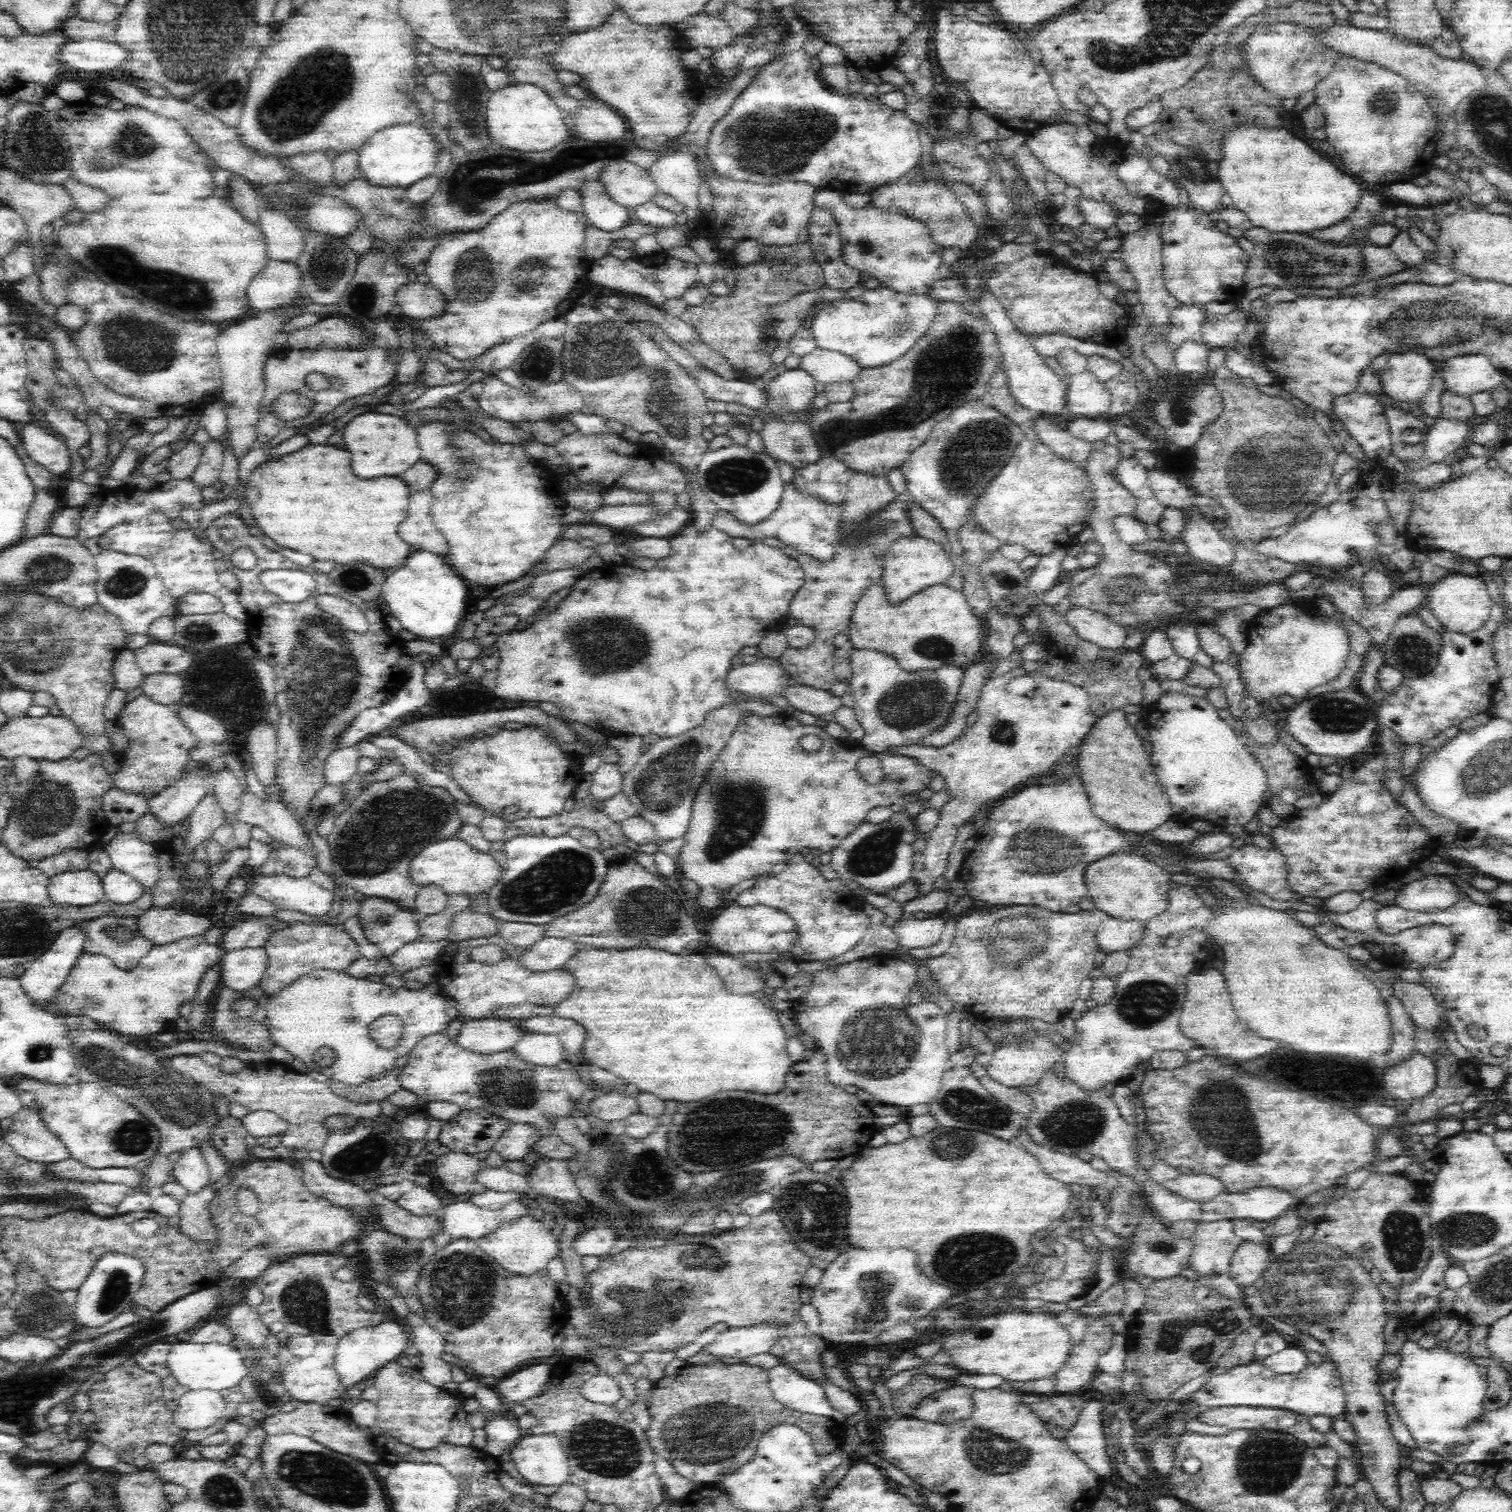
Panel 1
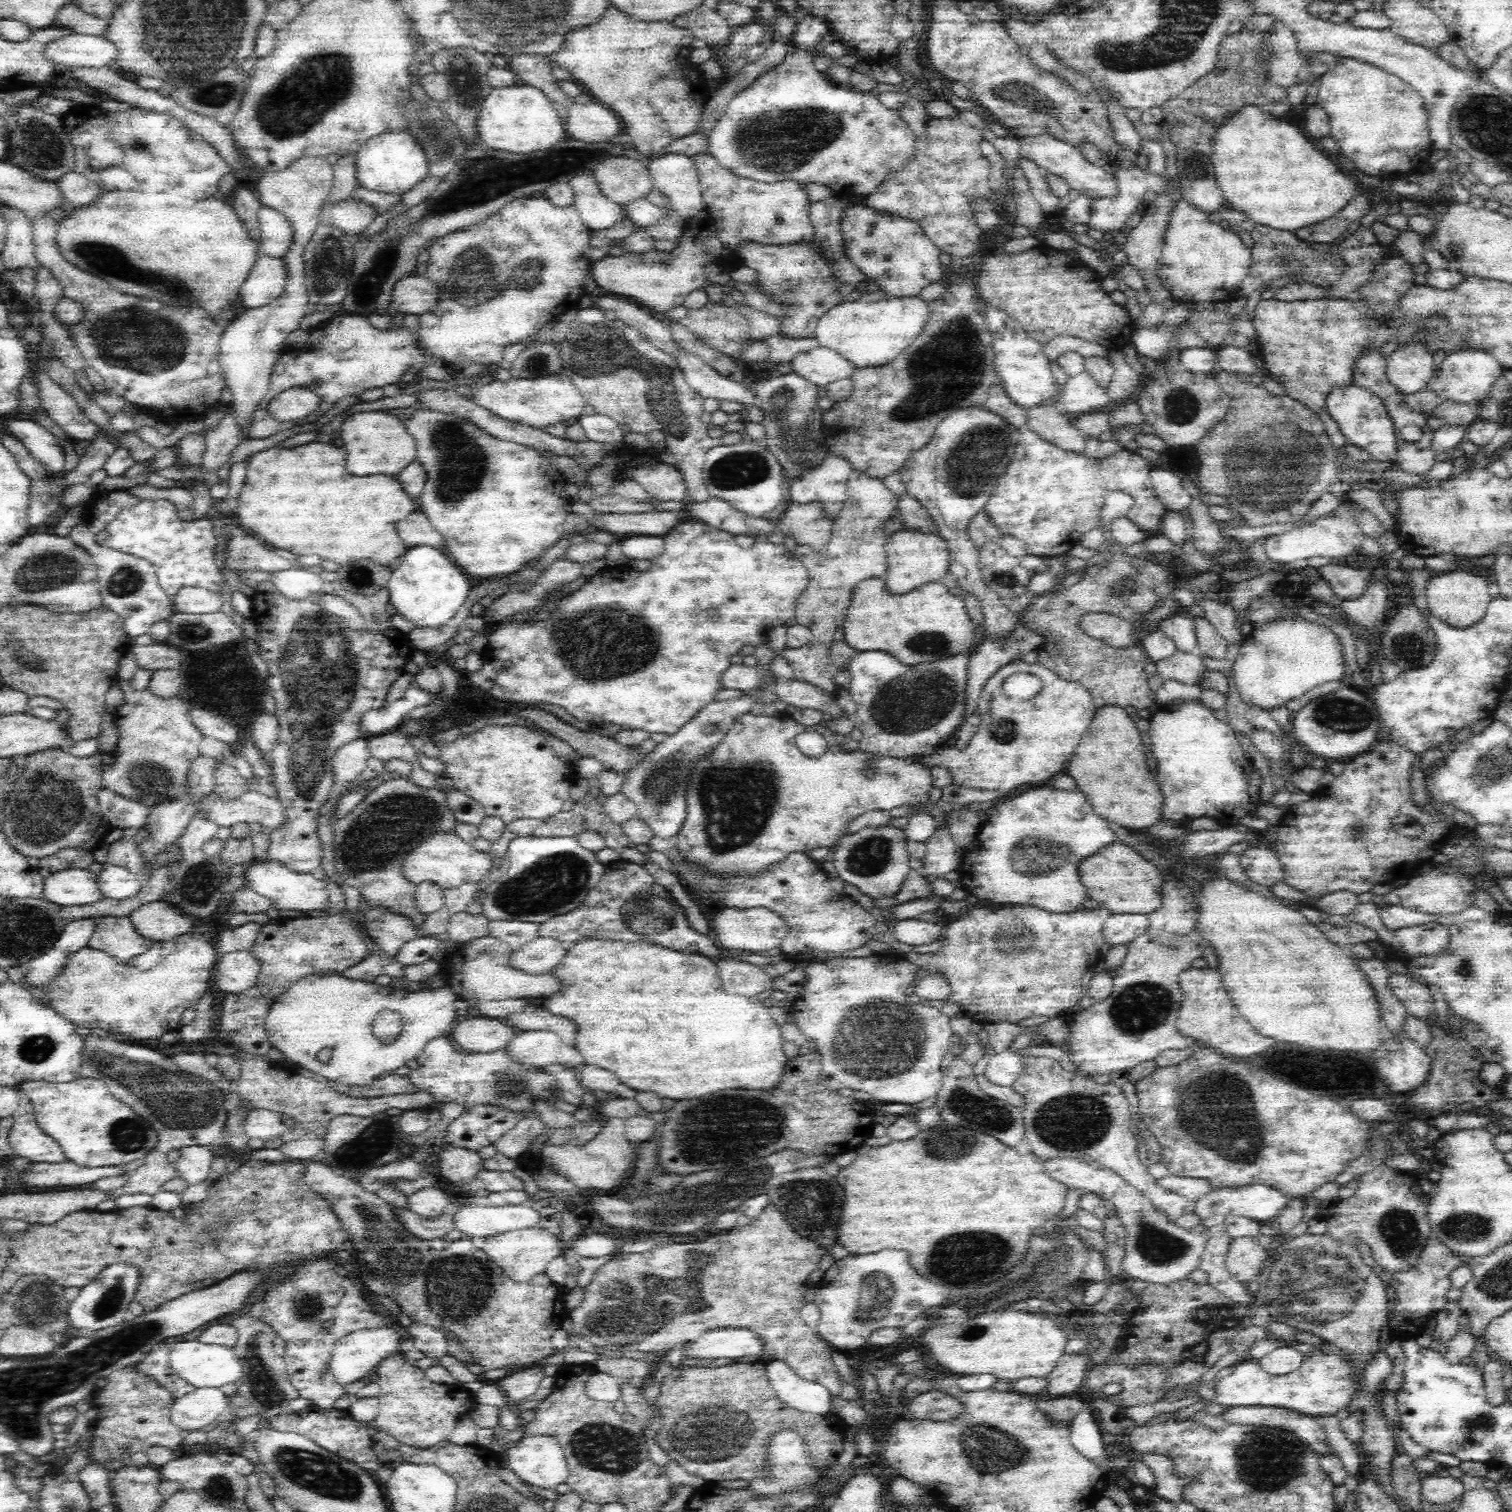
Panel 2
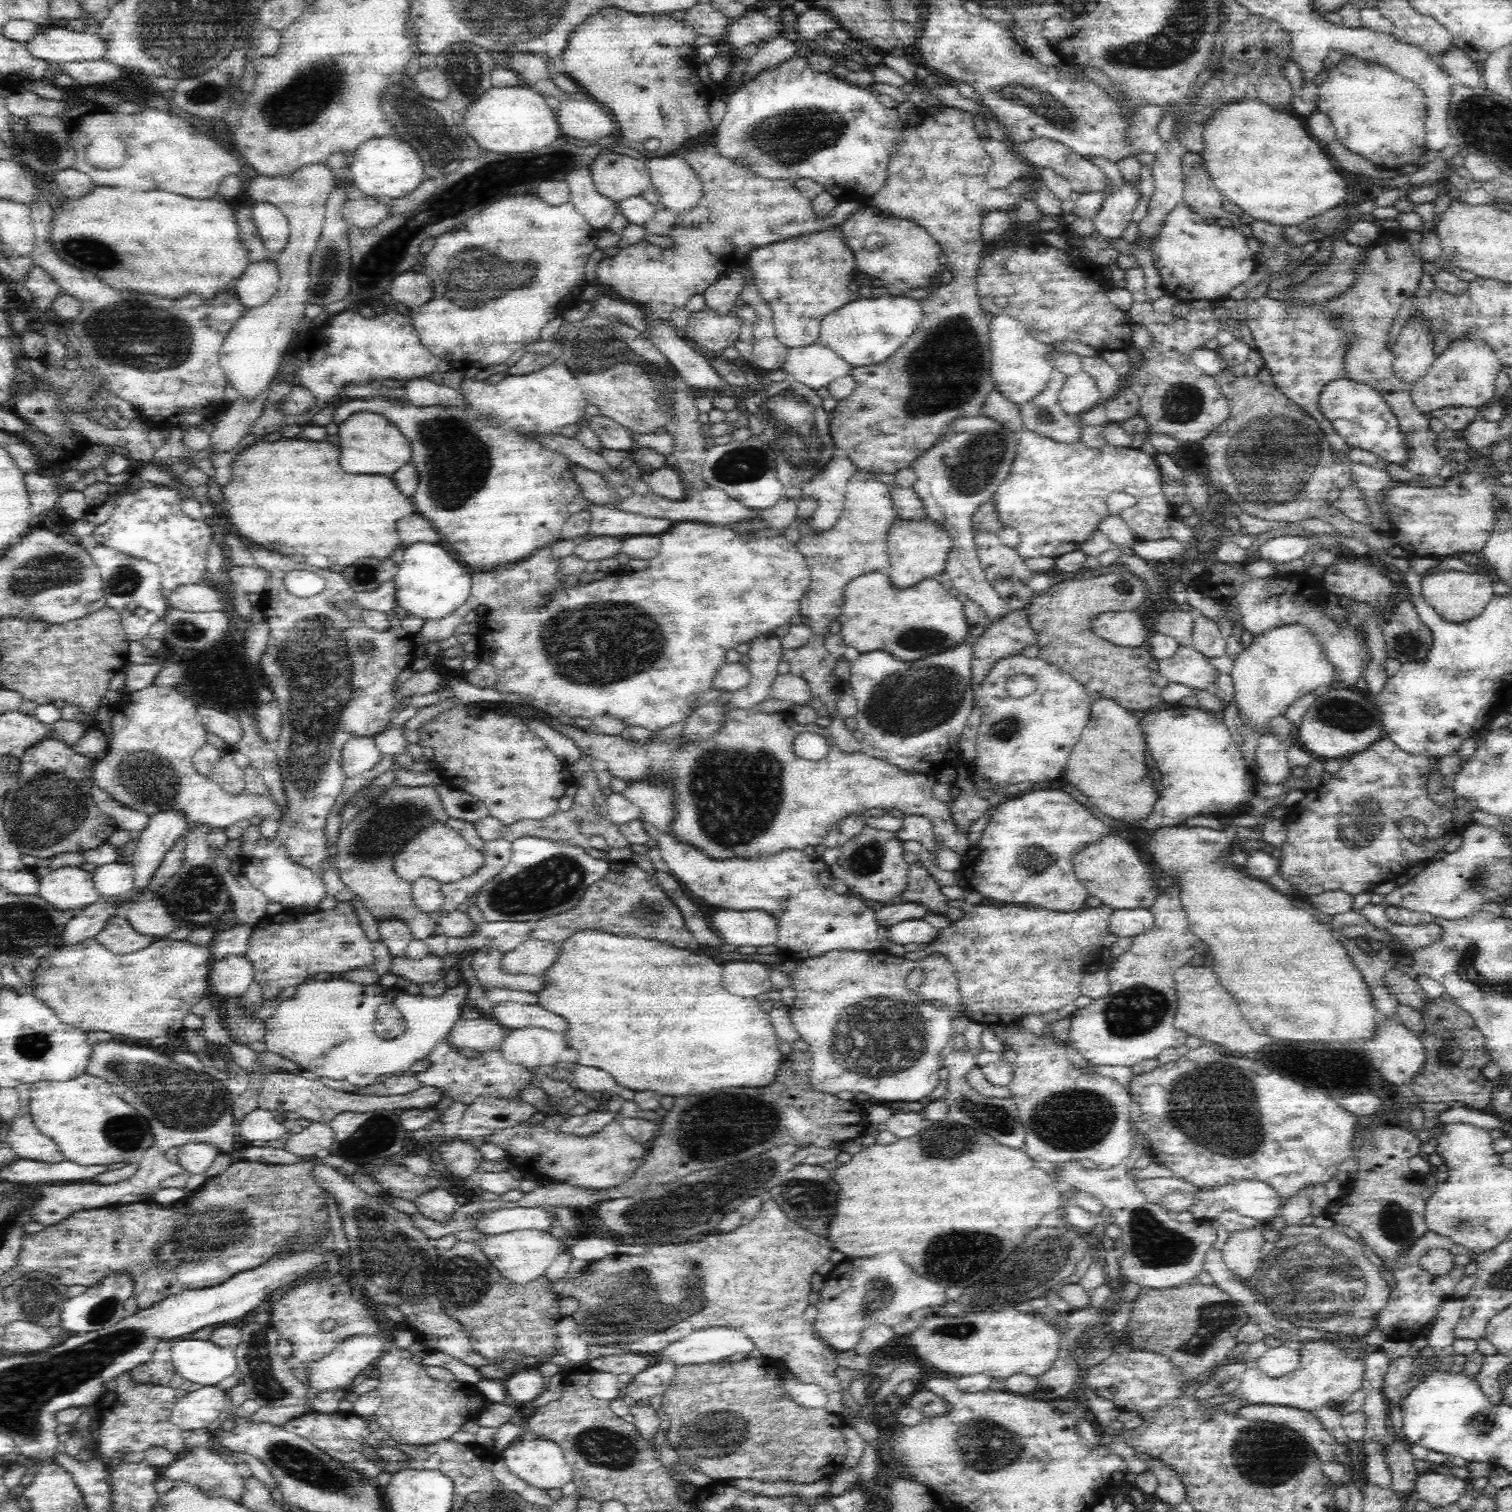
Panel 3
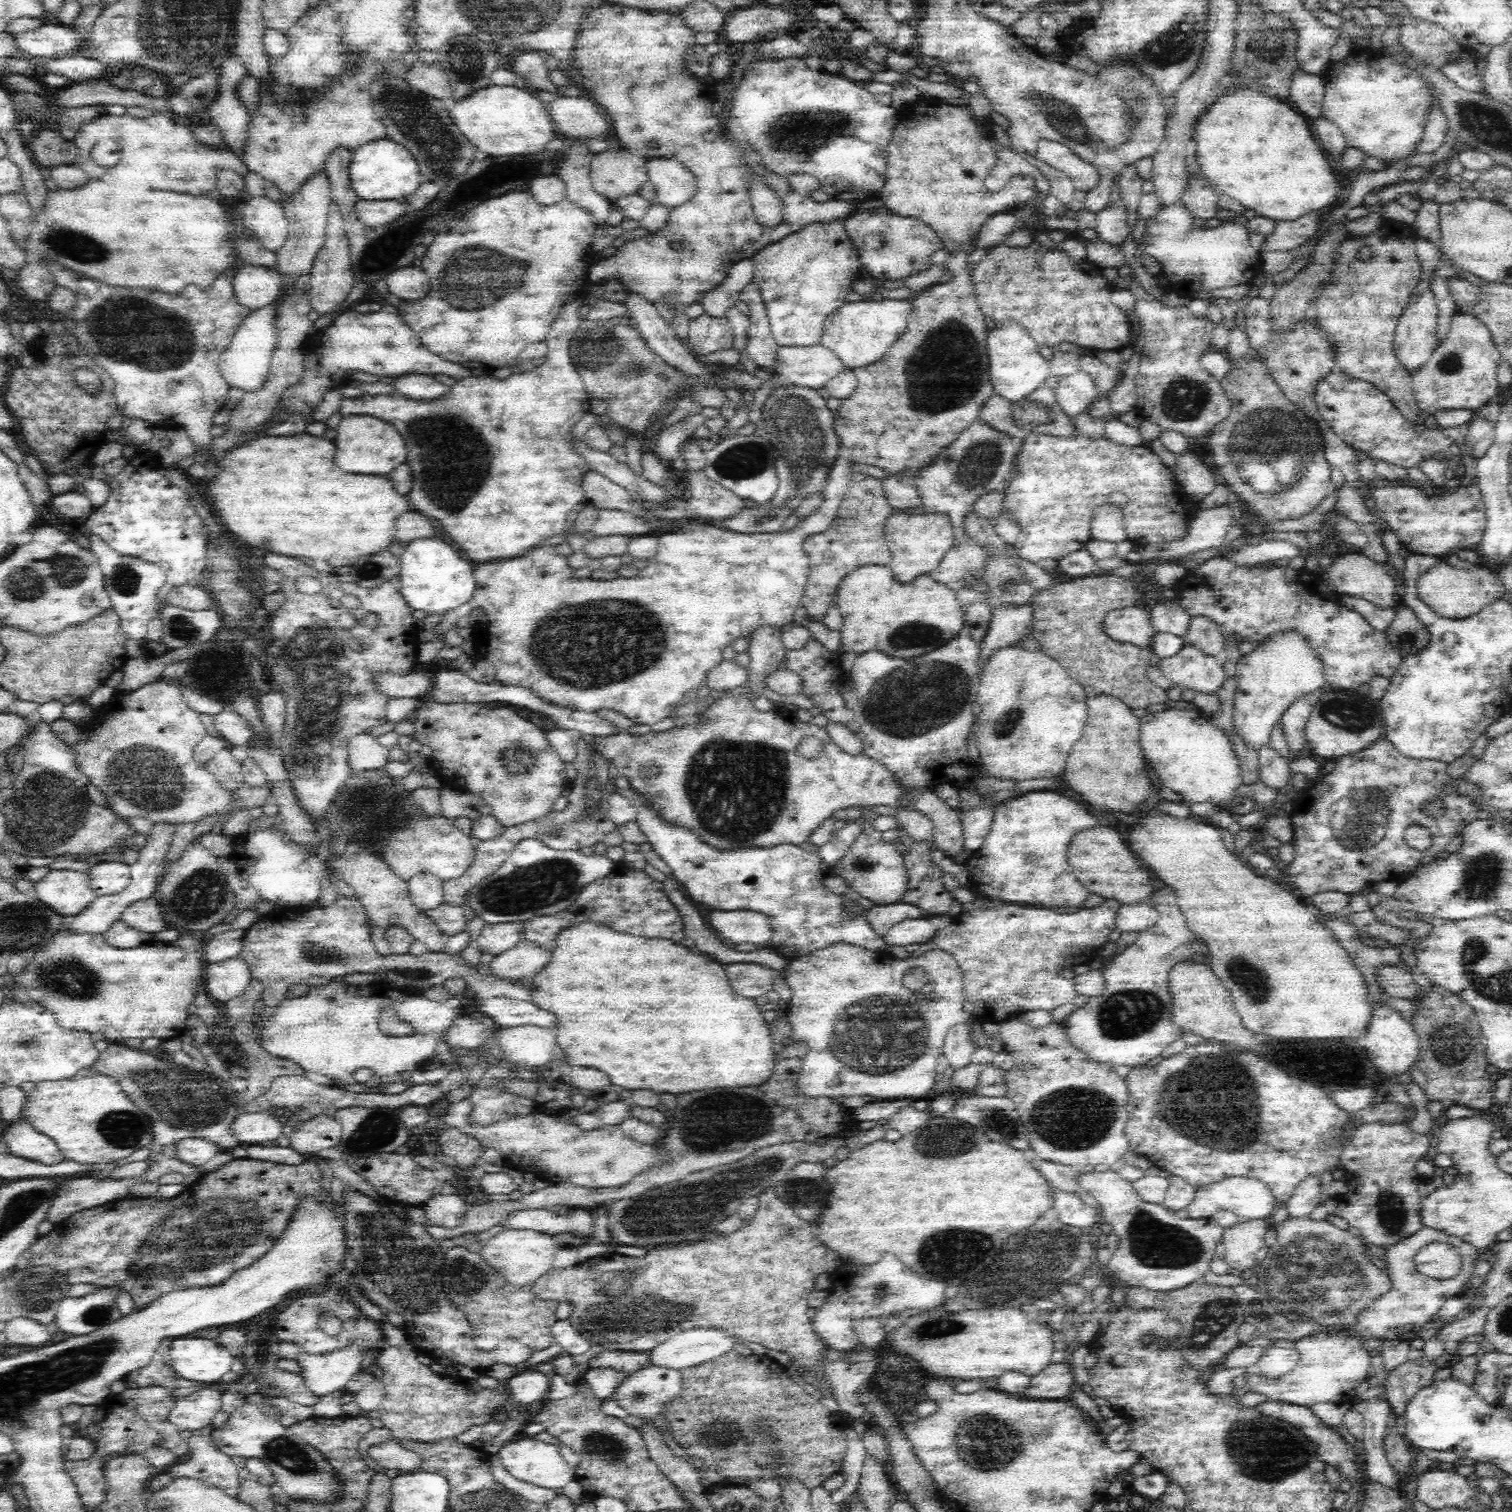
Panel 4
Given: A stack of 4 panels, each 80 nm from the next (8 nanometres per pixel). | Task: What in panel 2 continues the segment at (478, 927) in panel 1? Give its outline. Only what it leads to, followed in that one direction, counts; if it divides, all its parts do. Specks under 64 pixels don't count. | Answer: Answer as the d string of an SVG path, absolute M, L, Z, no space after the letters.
M462 912L450 918L447 941L466 944L476 939L490 937L490 920L484 914Z

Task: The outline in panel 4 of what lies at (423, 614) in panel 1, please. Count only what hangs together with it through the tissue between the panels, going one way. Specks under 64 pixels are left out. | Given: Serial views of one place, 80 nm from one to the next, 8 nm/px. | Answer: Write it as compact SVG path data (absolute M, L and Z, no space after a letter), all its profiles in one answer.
M436 534L432 538L421 538L404 545L399 559L401 570L400 593L410 610L422 610L426 616L443 615L449 610L468 602L476 588L473 565L458 547L444 542L444 536Z

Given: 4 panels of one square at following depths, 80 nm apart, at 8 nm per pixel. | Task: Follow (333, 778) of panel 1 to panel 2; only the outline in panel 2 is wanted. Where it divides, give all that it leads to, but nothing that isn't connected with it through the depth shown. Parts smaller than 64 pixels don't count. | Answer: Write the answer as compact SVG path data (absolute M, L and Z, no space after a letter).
M364 737L354 739L336 750L330 762L334 782L340 784L358 780L368 758L370 751L368 751L368 741Z

